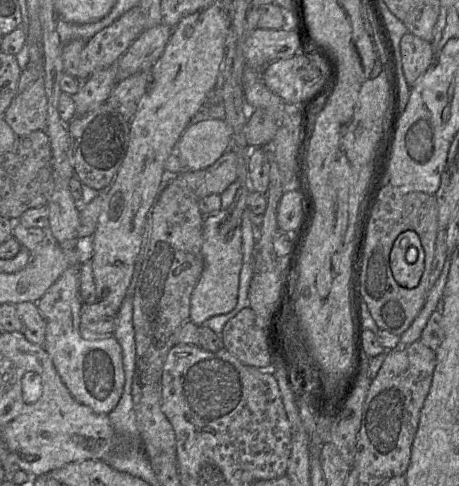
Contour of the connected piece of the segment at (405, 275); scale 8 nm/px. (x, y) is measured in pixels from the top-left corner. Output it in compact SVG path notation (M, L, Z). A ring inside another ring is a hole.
M413 230L402 232L390 253L390 266L397 283L409 289L416 287L424 272L424 258L418 234Z

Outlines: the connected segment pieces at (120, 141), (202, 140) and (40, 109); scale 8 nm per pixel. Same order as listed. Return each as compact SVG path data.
M107 102L100 104L92 111L75 116L68 124L71 141L72 166L80 182L96 191L106 190L114 180L128 146L129 122Z
M202 109L191 120L175 146L175 153L180 157L184 169L205 169L231 146L232 132L225 120L226 117L211 118Z
M43 75L25 91L16 94L3 118L17 137L46 129L47 98Z

